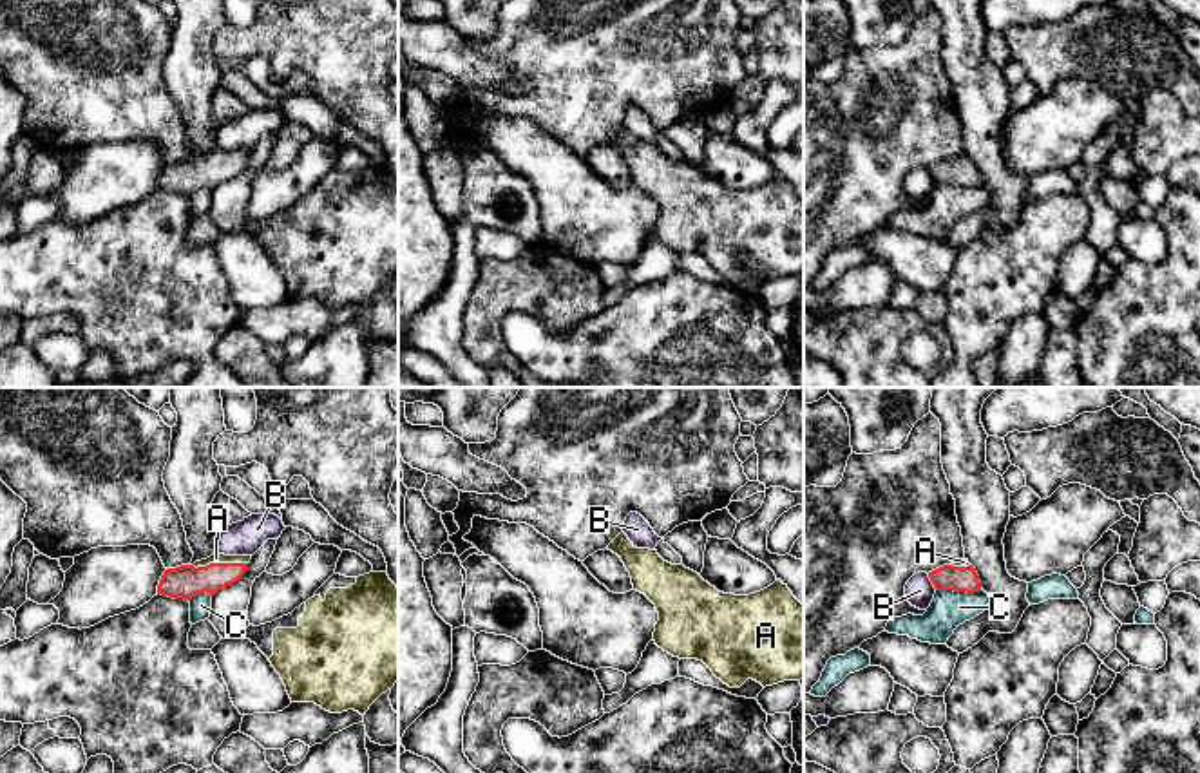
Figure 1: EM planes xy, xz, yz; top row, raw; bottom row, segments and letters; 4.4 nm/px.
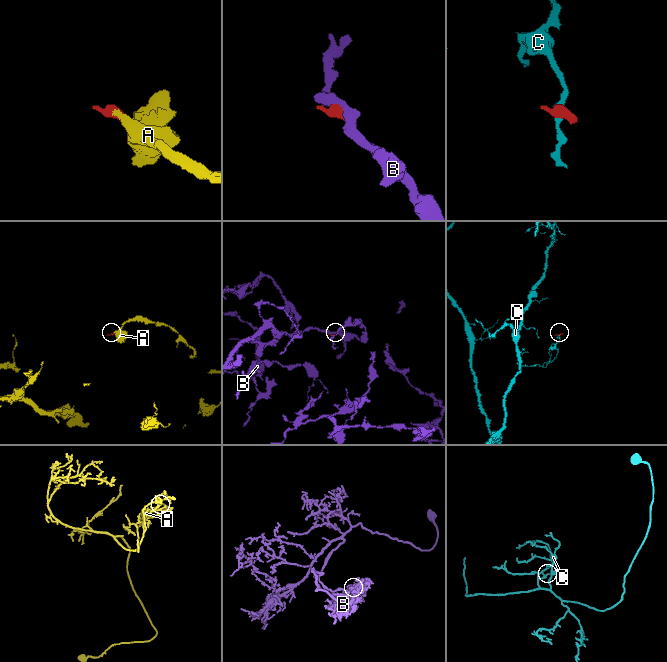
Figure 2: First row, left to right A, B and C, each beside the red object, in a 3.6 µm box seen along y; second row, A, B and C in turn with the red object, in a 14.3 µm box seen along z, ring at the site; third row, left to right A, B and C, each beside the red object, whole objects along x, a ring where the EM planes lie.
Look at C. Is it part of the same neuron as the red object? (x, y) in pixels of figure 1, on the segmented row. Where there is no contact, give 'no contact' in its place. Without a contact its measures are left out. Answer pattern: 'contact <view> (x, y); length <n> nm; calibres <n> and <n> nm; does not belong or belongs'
contact yz (958, 591); length 200 nm; calibres 110 and 170 nm; does not belong

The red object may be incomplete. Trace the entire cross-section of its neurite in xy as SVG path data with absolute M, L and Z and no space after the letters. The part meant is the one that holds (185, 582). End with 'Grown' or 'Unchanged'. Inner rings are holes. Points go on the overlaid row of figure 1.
M215 552L194 565L167 568L159 579L157 594L185 601L203 592L215 596L244 576L250 559L252 556L224 556Z. Grown

